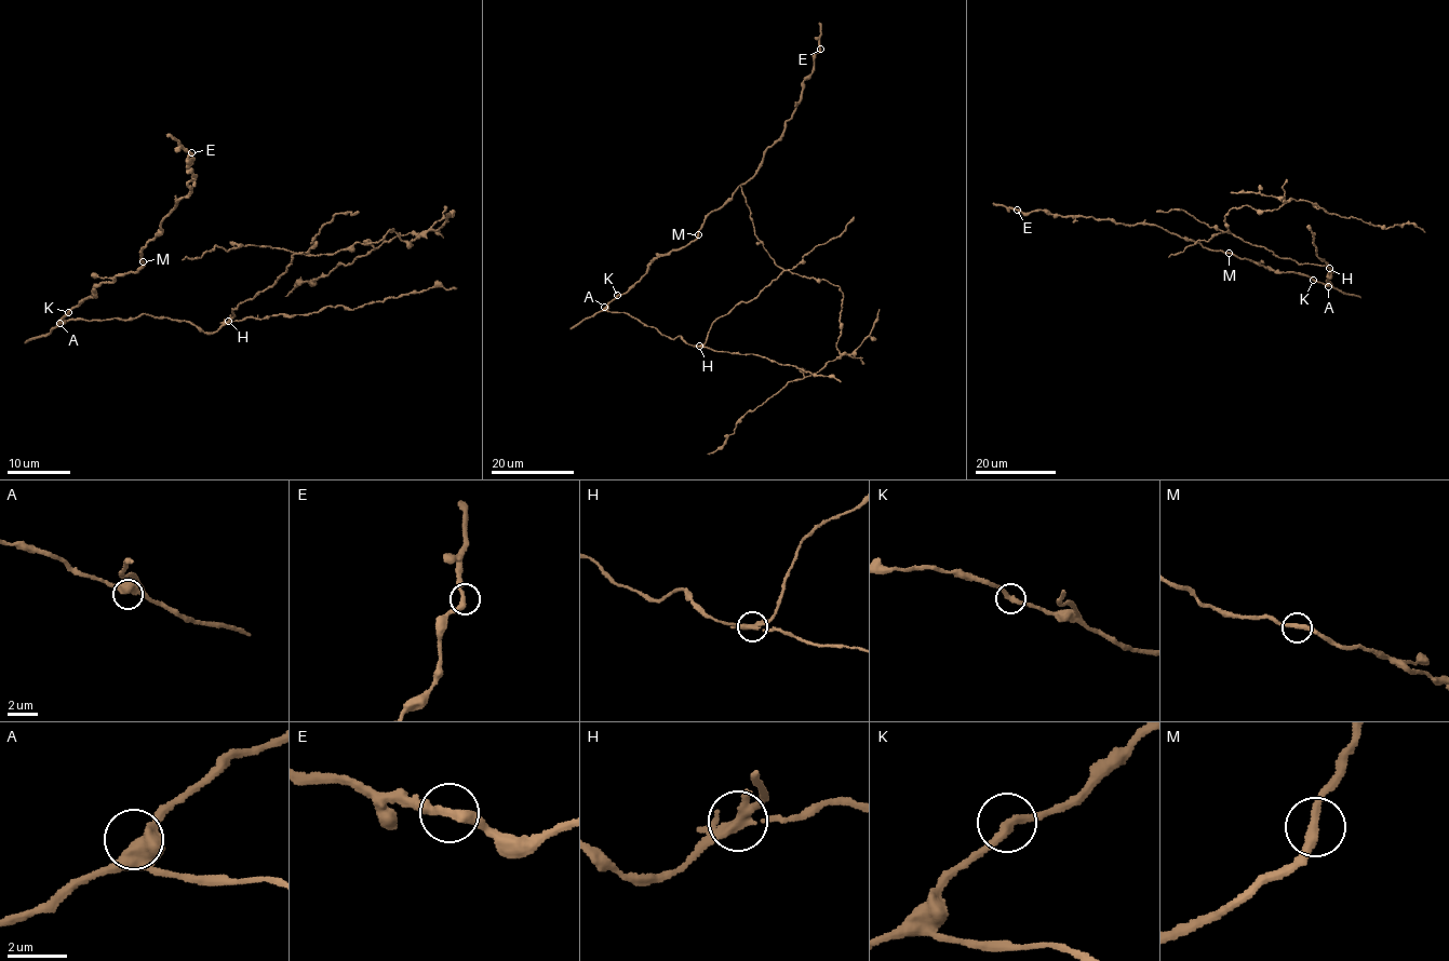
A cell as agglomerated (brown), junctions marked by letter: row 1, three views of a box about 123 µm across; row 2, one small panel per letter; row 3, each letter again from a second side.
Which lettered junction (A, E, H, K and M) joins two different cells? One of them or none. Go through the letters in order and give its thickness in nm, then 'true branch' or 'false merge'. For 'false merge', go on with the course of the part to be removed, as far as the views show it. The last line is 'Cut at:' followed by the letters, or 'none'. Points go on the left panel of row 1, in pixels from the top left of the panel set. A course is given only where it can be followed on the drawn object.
A: 480 nm thick; true branch
E: 320 nm thick; true branch
H: 260 nm thick; false merge; foreign part runs (229, 321), (294, 255), (334, 254), (392, 229), (410, 244), (416, 237), (392, 238), (284, 296)
K: 280 nm thick; true branch
M: 300 nm thick; true branch
Cut at: H

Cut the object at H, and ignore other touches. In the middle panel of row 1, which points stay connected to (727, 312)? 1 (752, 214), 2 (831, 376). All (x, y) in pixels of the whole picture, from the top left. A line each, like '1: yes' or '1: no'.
1: yes
2: no

